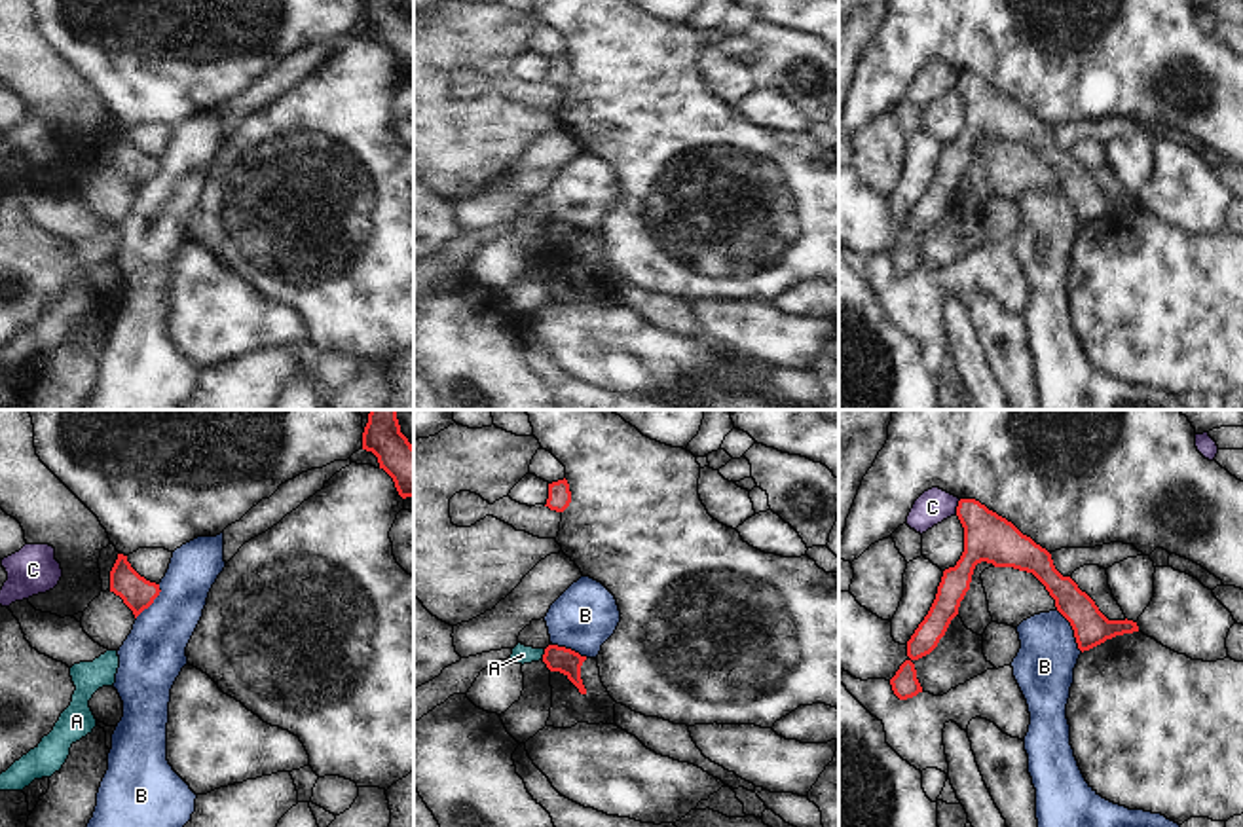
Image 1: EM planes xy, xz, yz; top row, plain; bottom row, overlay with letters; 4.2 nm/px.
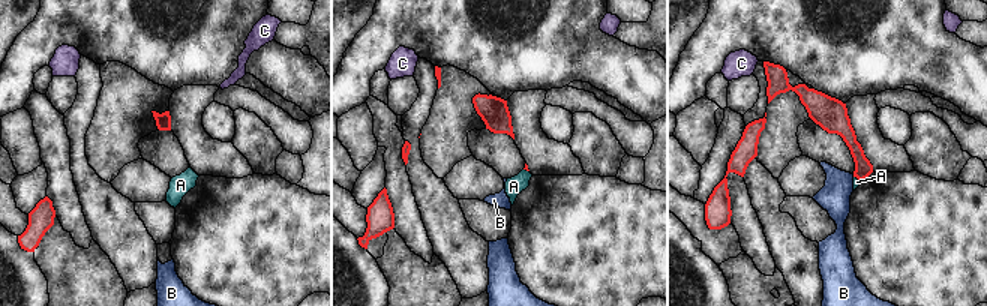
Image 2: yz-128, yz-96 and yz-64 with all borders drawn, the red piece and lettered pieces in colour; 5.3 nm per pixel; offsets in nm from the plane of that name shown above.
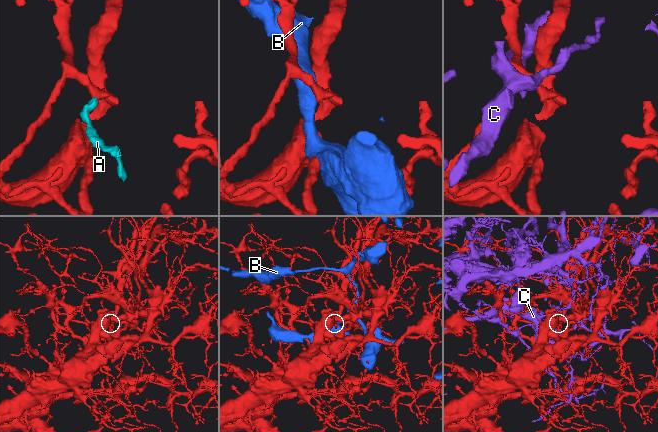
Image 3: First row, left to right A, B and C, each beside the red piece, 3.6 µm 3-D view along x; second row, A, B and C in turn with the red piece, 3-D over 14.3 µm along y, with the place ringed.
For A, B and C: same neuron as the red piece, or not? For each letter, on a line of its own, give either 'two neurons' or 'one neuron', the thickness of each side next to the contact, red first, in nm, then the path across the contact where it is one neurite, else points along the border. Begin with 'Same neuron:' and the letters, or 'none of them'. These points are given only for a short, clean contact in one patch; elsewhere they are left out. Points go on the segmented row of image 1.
Same neuron: none of them
A: two neurons | 110/80 nm | along xz (545, 649), (541, 659)
B: two neurons | 150/260 nm
C: two neurons | 200/150 nm

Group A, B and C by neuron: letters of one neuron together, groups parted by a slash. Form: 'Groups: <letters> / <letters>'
Groups: A / B / C.

